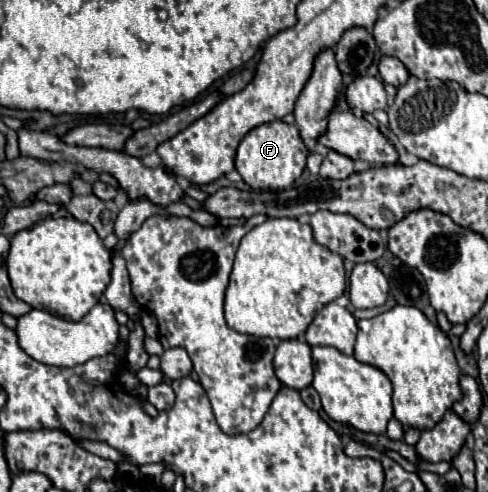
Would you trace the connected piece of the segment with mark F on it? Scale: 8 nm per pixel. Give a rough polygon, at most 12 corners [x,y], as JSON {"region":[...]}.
{"region":[[271,121],[239,143],[253,189],[287,189],[305,169],[295,125]]}

